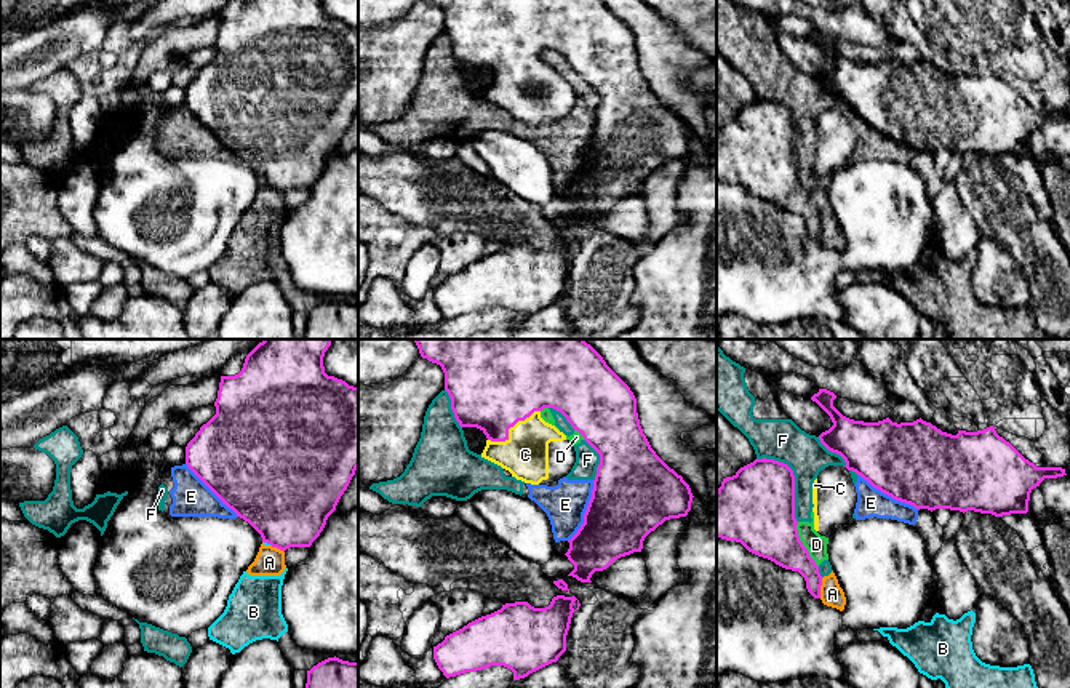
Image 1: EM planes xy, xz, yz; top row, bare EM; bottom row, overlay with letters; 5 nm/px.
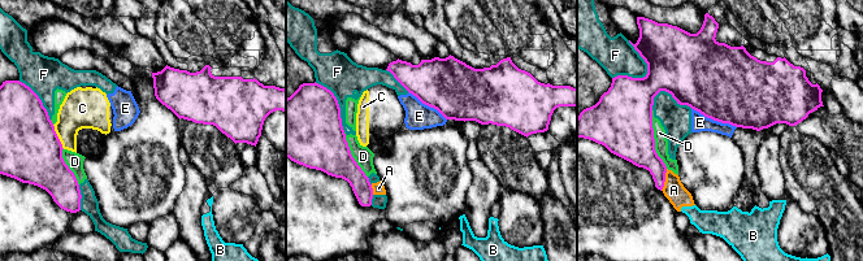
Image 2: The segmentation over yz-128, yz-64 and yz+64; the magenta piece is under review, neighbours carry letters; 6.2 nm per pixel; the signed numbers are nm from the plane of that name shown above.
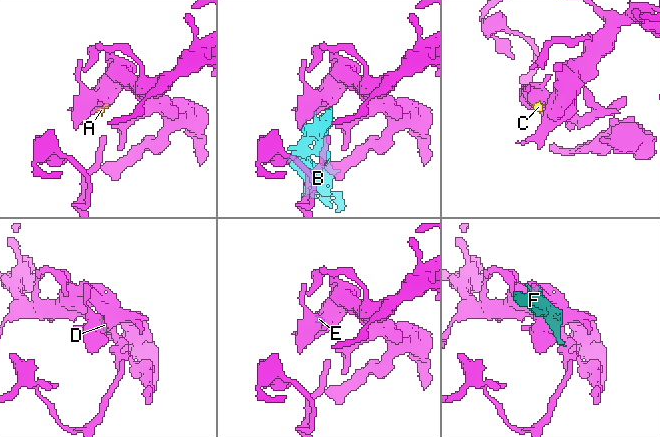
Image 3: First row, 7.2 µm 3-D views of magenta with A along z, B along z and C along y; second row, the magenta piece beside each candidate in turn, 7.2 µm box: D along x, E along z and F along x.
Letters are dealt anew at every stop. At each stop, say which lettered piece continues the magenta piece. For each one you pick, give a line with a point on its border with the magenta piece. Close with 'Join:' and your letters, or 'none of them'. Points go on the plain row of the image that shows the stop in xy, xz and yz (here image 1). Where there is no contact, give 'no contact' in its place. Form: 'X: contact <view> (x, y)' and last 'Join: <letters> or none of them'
C: contact xz (511, 68)
Join: C

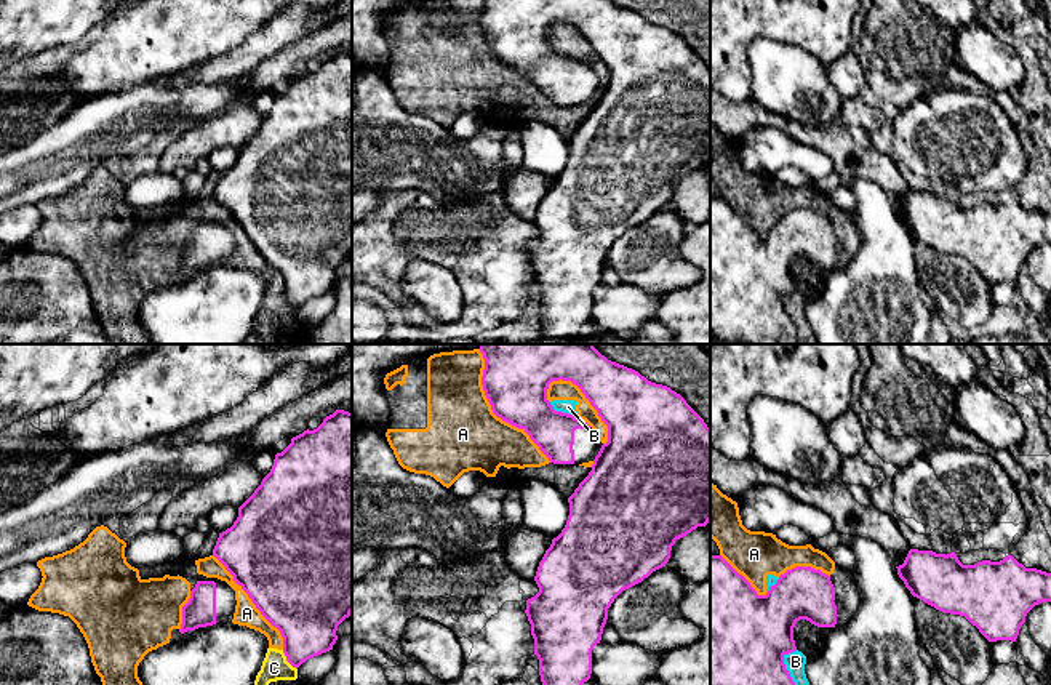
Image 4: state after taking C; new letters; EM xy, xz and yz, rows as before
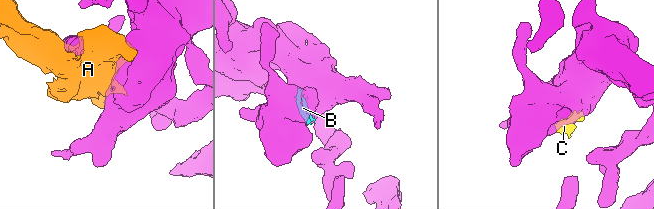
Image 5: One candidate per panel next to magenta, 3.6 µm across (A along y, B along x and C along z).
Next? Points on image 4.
Join: none of them

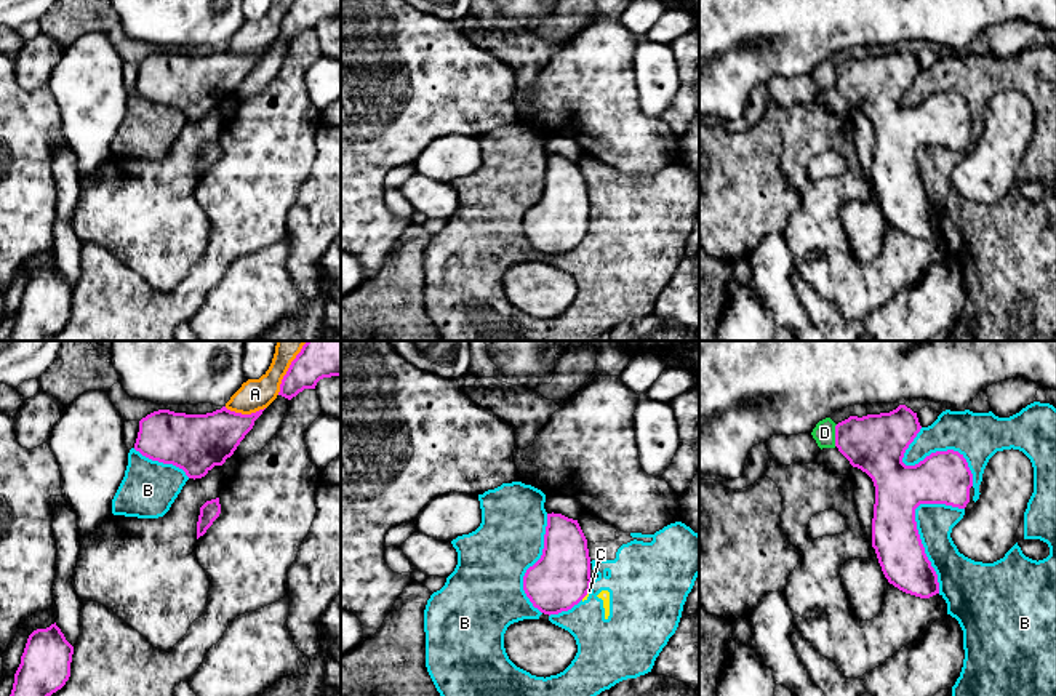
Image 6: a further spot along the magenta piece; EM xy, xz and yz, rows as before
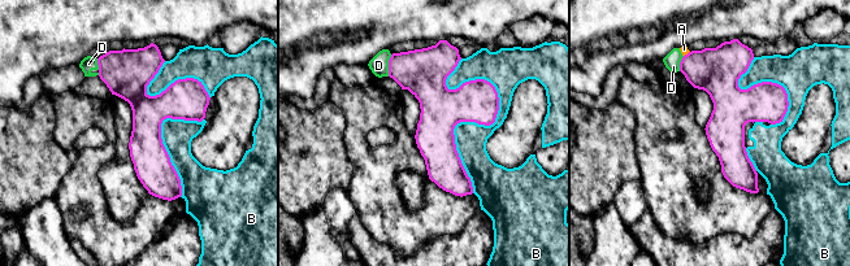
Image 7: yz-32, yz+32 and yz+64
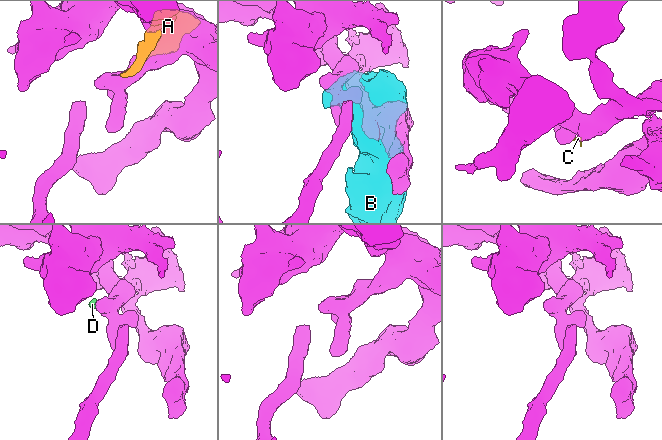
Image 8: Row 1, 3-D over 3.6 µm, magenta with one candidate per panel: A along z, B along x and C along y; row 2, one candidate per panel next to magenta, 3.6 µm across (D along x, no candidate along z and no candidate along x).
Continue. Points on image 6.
Join: none of them

